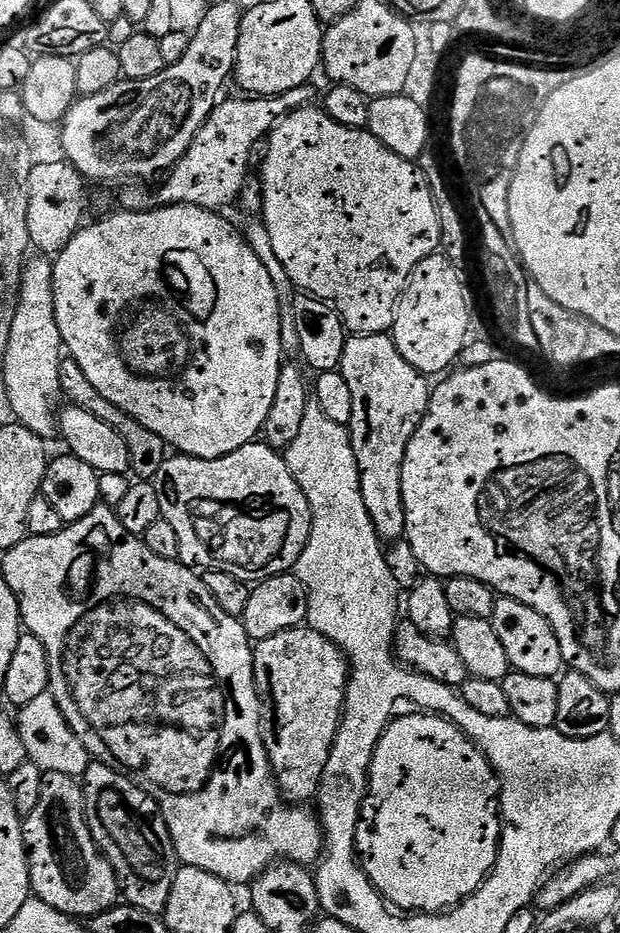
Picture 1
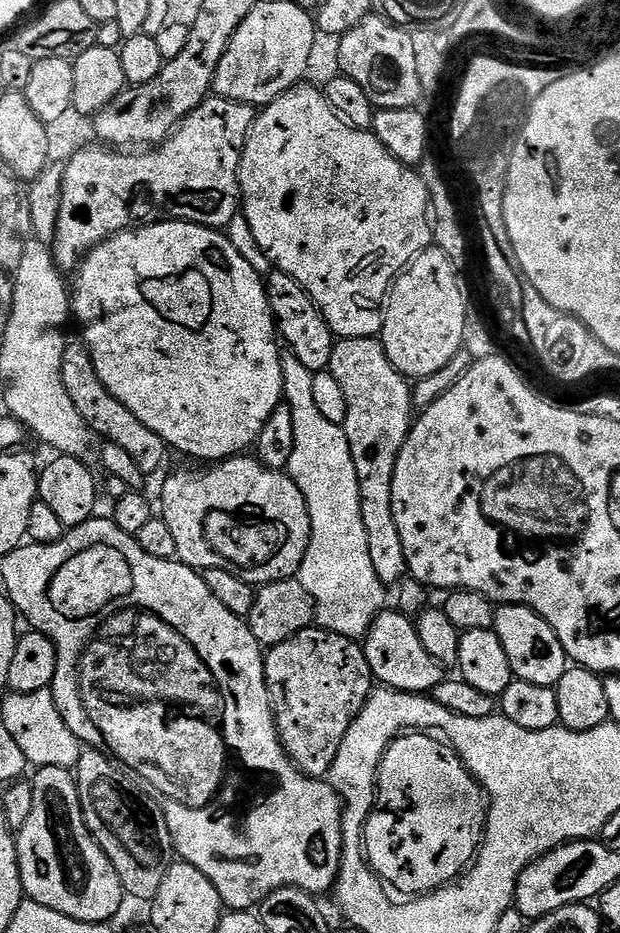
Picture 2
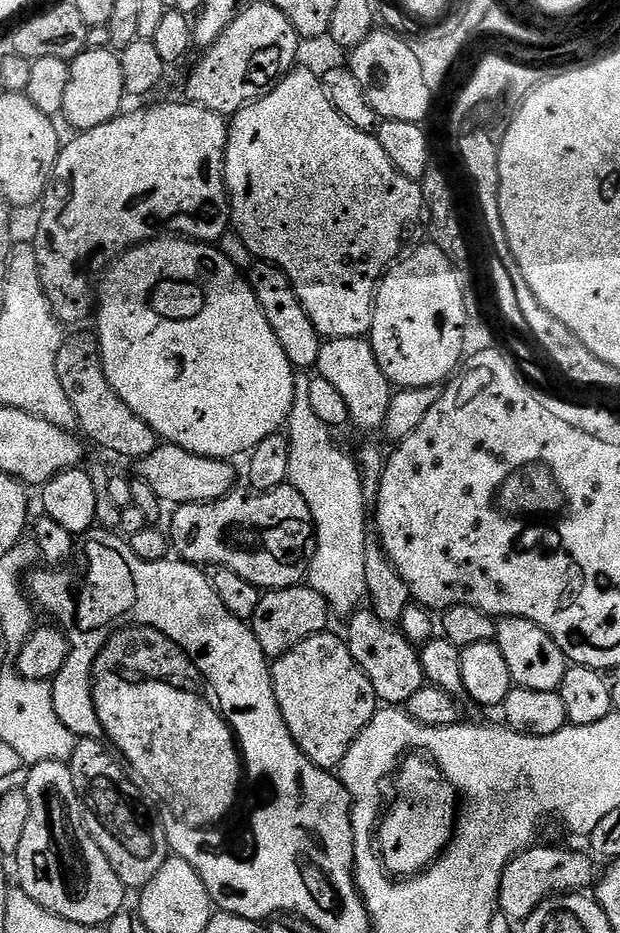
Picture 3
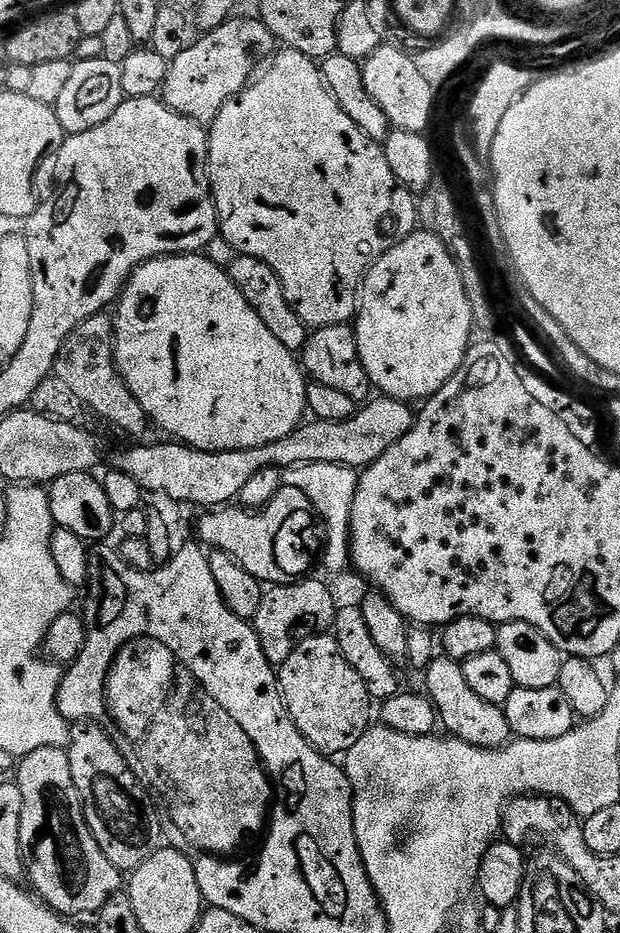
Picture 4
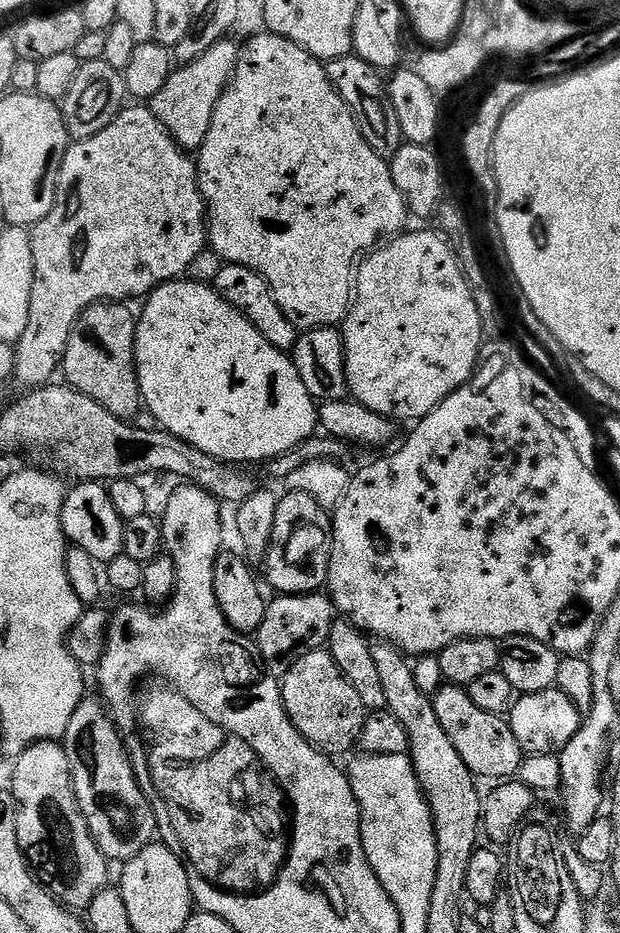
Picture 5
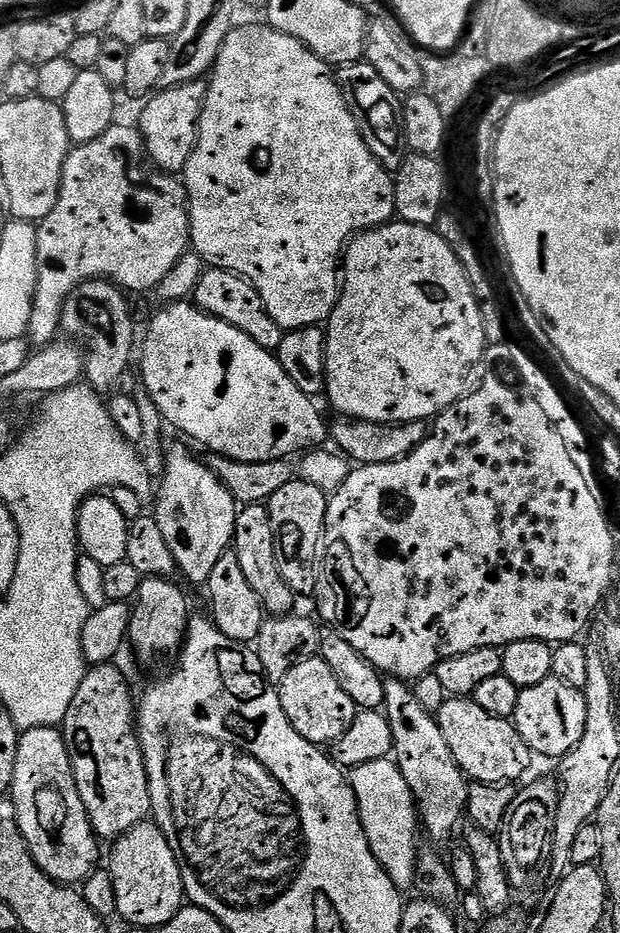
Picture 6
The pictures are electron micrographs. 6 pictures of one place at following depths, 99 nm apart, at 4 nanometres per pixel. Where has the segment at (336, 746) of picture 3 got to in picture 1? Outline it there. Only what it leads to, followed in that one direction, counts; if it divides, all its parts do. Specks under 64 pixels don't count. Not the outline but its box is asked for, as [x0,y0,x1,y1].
[252,626,350,802]

